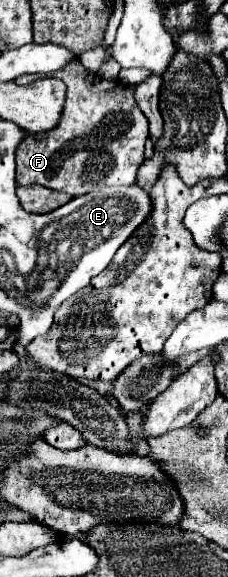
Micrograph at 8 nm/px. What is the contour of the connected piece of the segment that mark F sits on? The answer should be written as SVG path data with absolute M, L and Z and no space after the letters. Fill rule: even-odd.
M80 61L68 63L64 69L60 69L56 73L48 73L48 75L22 75L16 79L16 83L28 85L28 83L34 83L36 77L58 77L66 83L68 93L66 93L66 105L64 105L58 129L52 129L46 135L44 133L28 133L26 141L20 143L20 147L16 151L16 163L18 163L16 181L18 181L18 185L34 185L36 183L36 185L44 185L48 189L64 191L72 197L98 191L104 185L134 185L138 167L144 161L144 145L148 139L148 121L146 121L146 115L136 105L134 85L126 85L120 79L108 81L100 73L88 71ZM76 137L86 139L86 145L84 145L86 149L76 147L76 149L64 151L64 145L74 141Z

